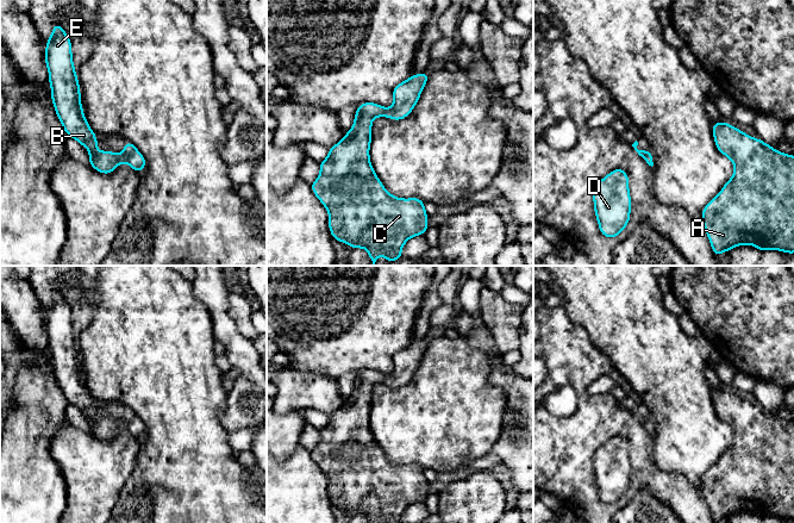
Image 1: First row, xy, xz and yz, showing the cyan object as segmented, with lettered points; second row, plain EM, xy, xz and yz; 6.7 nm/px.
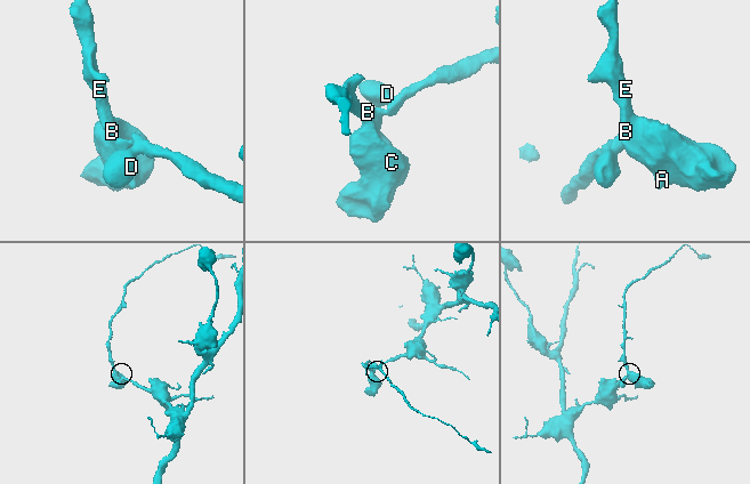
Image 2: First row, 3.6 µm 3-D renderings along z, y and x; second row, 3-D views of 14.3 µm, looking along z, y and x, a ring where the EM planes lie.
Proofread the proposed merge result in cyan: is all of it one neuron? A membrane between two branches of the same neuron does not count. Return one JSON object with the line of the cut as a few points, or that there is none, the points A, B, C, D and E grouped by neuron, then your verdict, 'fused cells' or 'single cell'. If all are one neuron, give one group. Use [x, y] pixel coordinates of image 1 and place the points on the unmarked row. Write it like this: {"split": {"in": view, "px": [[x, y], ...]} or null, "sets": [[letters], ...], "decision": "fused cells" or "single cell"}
{"split": null, "sets": [["A", "B", "C", "D", "E"]], "decision": "single cell"}

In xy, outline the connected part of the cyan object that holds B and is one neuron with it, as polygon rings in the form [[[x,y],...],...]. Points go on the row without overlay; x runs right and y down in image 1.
[[[60,291],[46,309],[45,330],[49,337],[51,366],[57,384],[67,401],[89,417],[90,432],[102,440],[112,440],[123,428],[137,440],[145,435],[145,424],[133,410],[126,409],[123,421],[99,418],[98,406],[89,394],[81,373],[81,361],[76,338],[74,336],[71,309]]]

